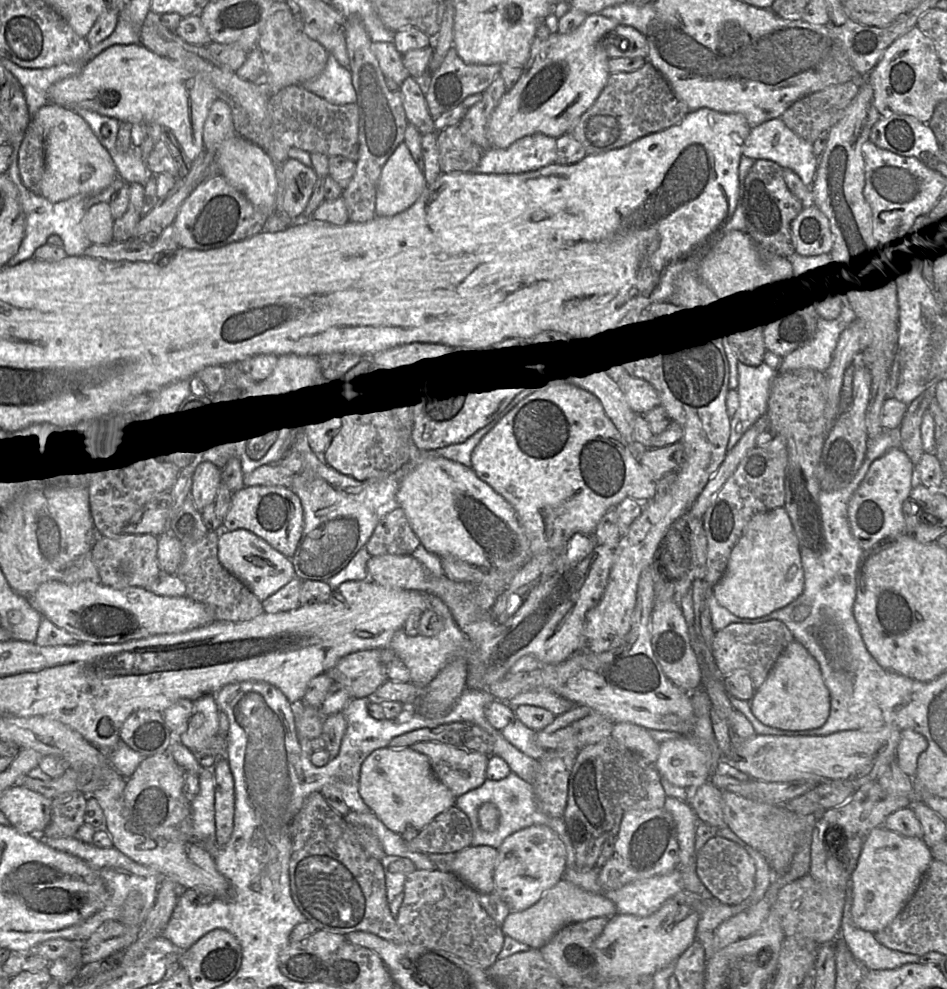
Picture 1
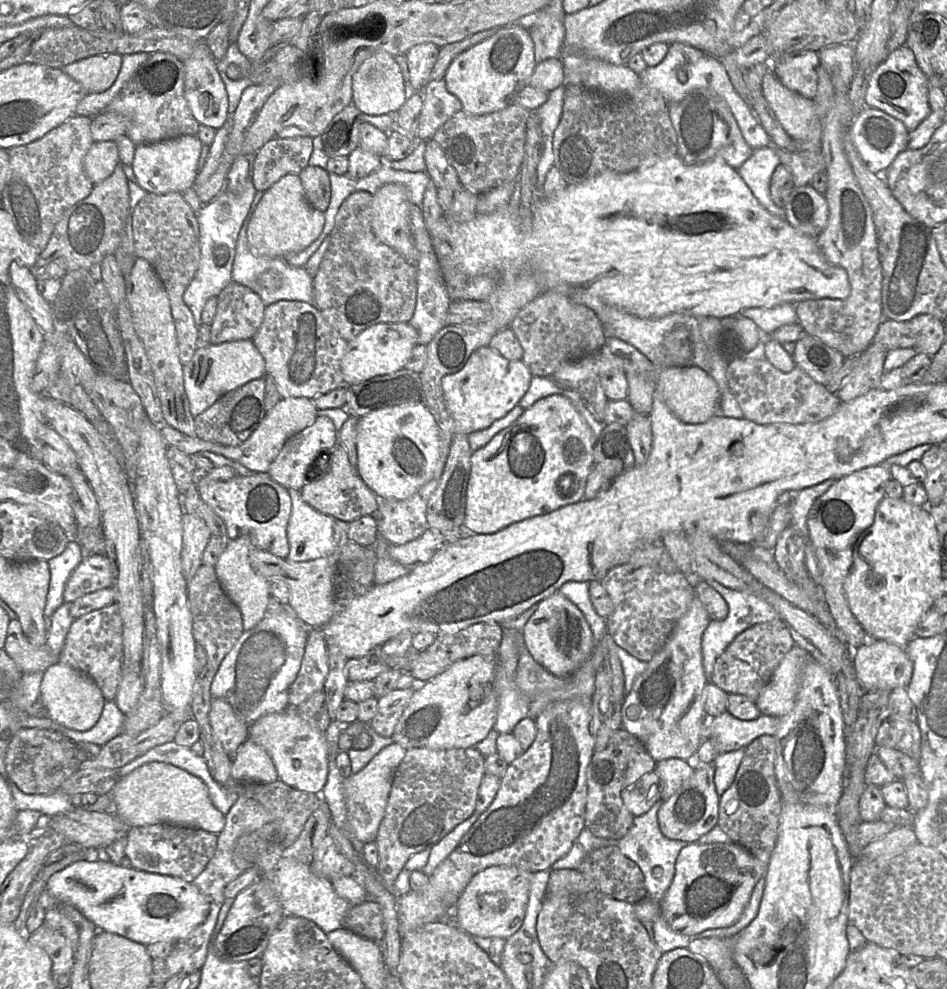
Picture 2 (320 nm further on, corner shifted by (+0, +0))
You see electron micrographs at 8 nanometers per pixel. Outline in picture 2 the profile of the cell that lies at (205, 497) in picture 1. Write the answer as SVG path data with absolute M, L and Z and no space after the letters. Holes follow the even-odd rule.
M184 512L182 523L182 569L188 582L203 563L203 553L211 531L206 522L193 513Z

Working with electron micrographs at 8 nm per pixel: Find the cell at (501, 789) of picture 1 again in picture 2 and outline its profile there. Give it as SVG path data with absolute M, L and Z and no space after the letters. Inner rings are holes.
M481 813L473 814L470 818L459 824L445 837L443 837L438 843L431 847L428 861L422 872L430 876L438 867L438 865L444 861L450 853L458 846L463 836L468 832L472 825L481 816Z

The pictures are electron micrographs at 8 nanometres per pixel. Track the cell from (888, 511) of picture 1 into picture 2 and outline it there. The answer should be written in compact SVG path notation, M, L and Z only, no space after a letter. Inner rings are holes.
M875 465L855 471L834 482L826 492L814 501L808 513L808 540L814 548L818 560L821 572L820 588L825 592L823 594L824 601L837 627L842 632L848 649L851 650L856 650L862 645L865 645L870 638L850 610L844 594L843 583L852 567L854 544L859 535L874 522L876 508L880 501L886 496L886 486L891 478L892 475L889 467L885 465Z

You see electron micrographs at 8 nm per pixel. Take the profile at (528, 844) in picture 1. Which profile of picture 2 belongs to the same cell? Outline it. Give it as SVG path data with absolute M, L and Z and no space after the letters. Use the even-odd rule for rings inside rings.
M491 866L475 874L459 896L453 913L455 924L468 935L507 939L522 925L528 902L531 872L514 866Z

